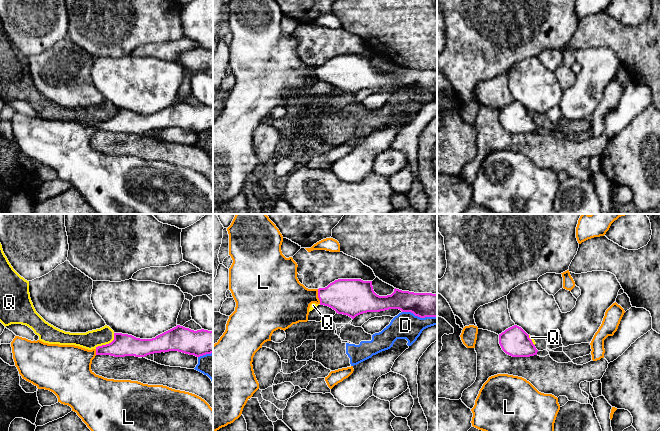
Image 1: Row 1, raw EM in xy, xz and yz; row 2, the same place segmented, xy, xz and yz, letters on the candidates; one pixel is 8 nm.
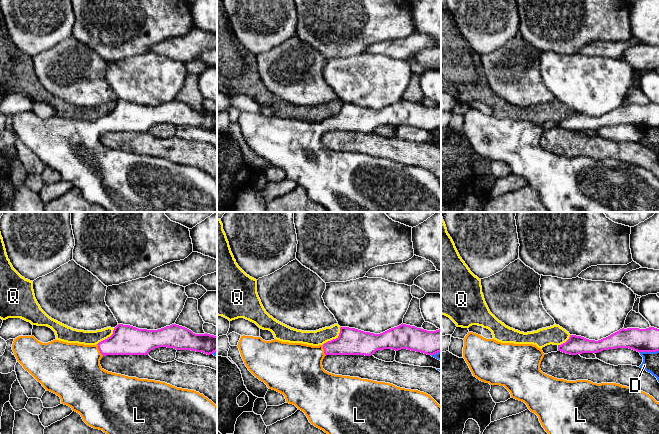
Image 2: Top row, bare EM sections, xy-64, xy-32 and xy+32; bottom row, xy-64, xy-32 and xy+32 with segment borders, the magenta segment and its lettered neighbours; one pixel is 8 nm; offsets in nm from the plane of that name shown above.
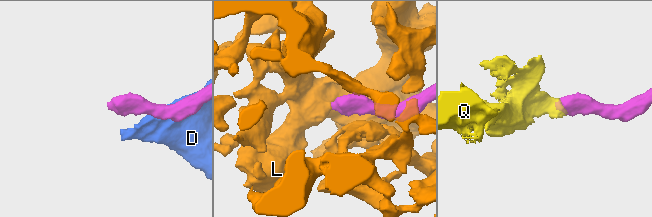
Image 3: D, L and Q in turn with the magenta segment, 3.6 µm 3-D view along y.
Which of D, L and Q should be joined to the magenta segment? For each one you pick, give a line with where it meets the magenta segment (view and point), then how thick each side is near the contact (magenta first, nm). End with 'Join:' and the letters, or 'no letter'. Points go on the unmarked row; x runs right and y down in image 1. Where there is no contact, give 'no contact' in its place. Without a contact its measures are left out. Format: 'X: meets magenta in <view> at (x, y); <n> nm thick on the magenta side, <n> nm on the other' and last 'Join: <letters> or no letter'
L: meets magenta in xz at (318, 72); 300 nm thick on the magenta side, 360 nm on the other
Join: L

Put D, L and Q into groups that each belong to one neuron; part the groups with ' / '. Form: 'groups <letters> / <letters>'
groups D Q / L

